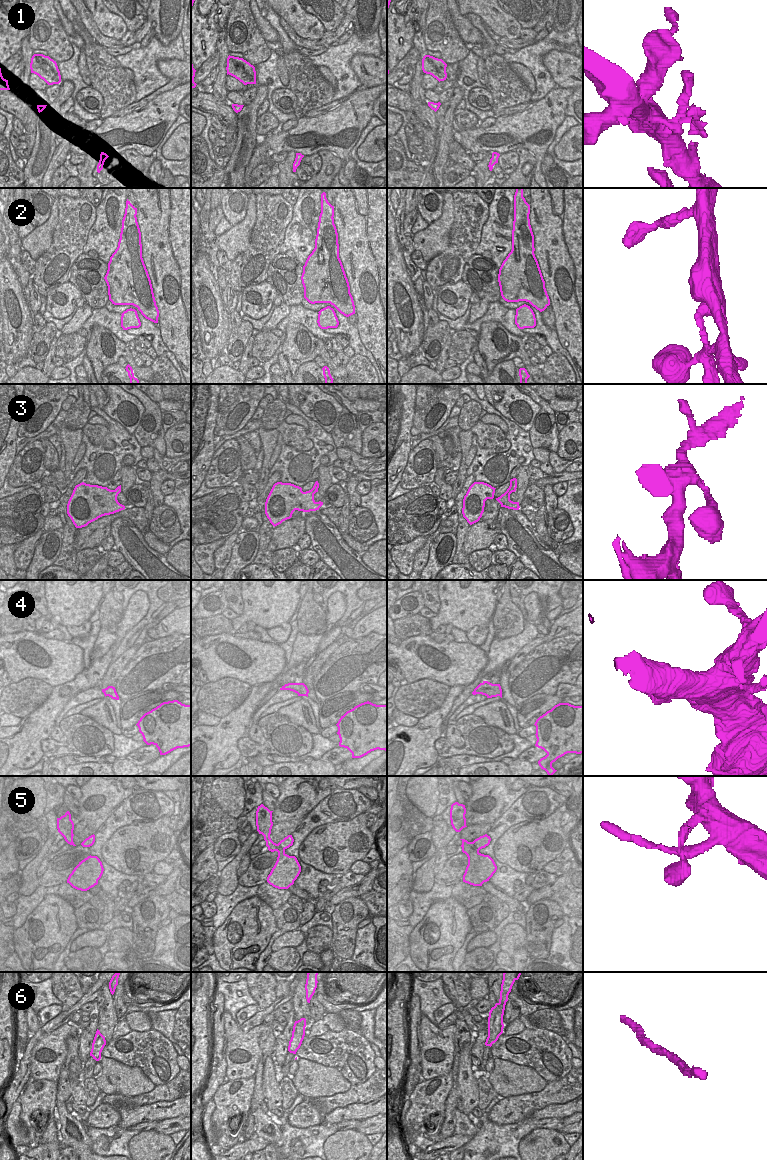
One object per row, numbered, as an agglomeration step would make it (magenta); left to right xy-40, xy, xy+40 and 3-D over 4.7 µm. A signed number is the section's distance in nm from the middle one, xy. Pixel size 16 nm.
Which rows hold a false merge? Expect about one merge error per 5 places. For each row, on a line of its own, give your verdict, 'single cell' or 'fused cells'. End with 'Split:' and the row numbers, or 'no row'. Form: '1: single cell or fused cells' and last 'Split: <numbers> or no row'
1: fused cells
2: single cell
3: single cell
4: single cell
5: single cell
6: single cell
Split: 1

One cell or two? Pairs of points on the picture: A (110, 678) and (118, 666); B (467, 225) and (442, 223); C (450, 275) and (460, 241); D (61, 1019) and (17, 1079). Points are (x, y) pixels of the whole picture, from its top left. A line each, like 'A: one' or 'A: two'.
A: one
B: two
C: one
D: one

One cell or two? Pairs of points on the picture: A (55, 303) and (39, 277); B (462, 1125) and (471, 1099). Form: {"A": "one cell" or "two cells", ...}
{"A": "two cells", "B": "two cells"}

